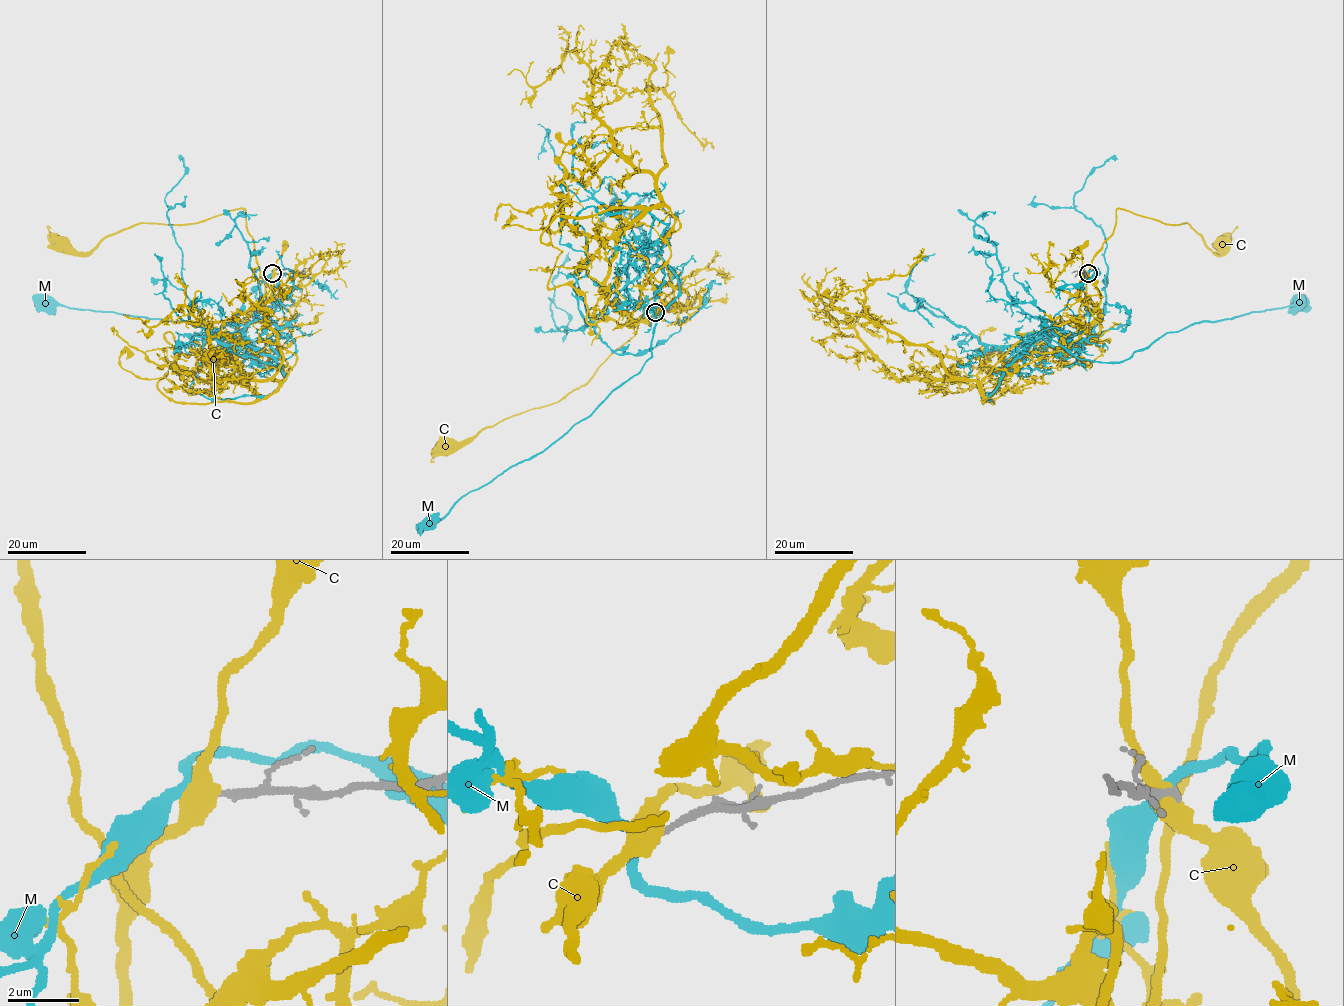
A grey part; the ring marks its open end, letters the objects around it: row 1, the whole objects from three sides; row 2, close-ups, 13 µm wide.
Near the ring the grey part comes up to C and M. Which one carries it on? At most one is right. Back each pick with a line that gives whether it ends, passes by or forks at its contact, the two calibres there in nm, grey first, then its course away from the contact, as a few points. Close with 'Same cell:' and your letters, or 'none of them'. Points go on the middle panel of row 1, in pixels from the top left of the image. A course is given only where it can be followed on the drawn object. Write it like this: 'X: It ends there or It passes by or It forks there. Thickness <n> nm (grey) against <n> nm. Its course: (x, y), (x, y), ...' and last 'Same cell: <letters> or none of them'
Same cell: none of them

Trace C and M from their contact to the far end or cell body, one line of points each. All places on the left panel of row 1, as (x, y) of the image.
C: (274, 274), (260, 306), (276, 298), (260, 276), (241, 208), (184, 224), (140, 223), (88, 252), (62, 245)
M: (272, 273), (244, 327), (262, 354), (276, 357), (274, 333), (293, 340), (271, 363), (203, 324), (42, 302)

